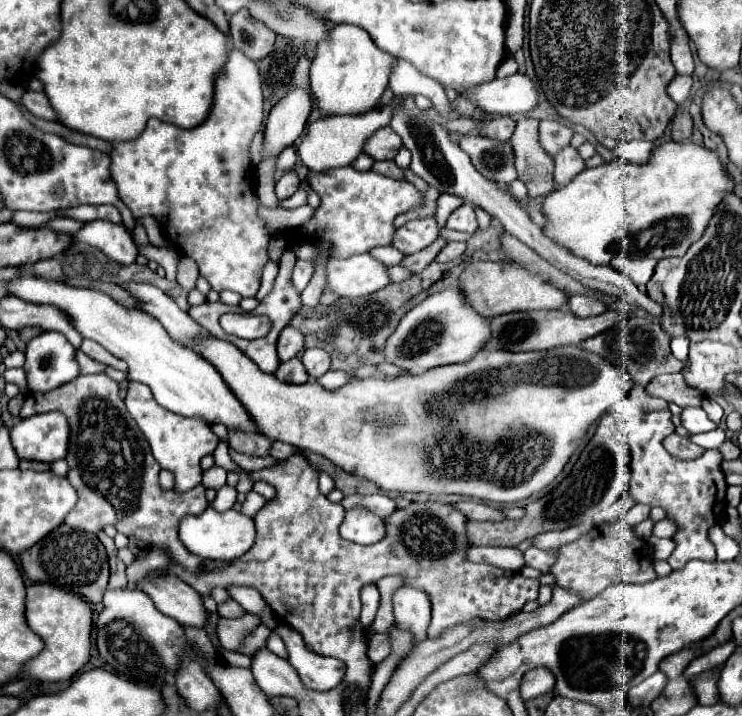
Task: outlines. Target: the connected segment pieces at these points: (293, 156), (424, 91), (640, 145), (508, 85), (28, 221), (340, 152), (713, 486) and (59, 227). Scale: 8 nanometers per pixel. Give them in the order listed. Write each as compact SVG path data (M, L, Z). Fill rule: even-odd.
M289 145L289 147L285 147L285 149L281 151L279 161L277 161L277 169L281 169L281 171L291 171L291 169L295 167L297 159L299 159L299 157L297 153L295 153L295 145Z
M403 59L397 61L389 79L389 87L395 95L425 95L431 99L433 107L439 109L445 117L457 117L457 113L449 107L445 87L439 81L421 75L413 65L409 65Z
M627 141L617 149L617 153L621 157L627 157L633 163L645 163L645 159L651 155L653 147L655 147L653 141Z
M523 73L493 79L465 91L463 95L491 115L525 115L539 105L535 83Z
M15 211L11 222L19 225L20 227L41 227L43 223L47 223L49 220L57 217L56 211L49 213L38 213L29 211Z
M385 105L379 109L371 109L365 115L333 115L333 117L309 123L305 137L297 147L297 153L303 165L315 173L351 165L353 159L357 159L357 155L361 153L365 139L369 139L369 135L373 135L377 129L389 125L391 115L393 115L393 105Z
M619 399L608 410L617 405L626 407L625 418L628 424L618 432L619 437L625 439L625 443L631 447L633 455L633 477L631 477L631 497L637 503L645 503L649 507L663 507L667 509L667 517L679 523L679 533L673 537L677 547L669 557L669 565L673 569L685 567L693 559L701 561L713 561L715 559L715 547L707 537L707 531L711 525L715 525L725 511L725 473L721 469L721 455L717 449L705 451L705 455L683 461L667 453L663 447L663 439L671 433L675 433L675 425L671 423L669 407L665 411L645 411L639 402L632 405L632 400ZM663 479L671 481L671 489L663 483Z
M57 217L51 223L47 223L45 227L53 229L53 231L65 231L65 233L73 235L77 229L81 229L81 225L85 225L85 223L77 221L77 219L69 219L69 217Z

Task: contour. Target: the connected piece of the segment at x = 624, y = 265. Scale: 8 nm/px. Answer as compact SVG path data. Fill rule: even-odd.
M618 253L611 260L611 265L617 267L621 273L625 273L635 285L647 285L647 281L653 277L657 261L653 259L629 259L629 254Z

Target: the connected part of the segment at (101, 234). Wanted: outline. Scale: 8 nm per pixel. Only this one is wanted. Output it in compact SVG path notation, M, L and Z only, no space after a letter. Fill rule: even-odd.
M91 221L73 235L75 243L85 243L101 249L107 257L121 265L131 265L137 259L137 245L123 225L111 221Z

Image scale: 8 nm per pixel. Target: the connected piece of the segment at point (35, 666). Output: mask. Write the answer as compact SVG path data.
M33 583L27 587L25 619L29 629L45 643L43 651L25 663L25 671L39 681L67 681L89 661L91 647L91 607L79 595L67 593L49 583Z

